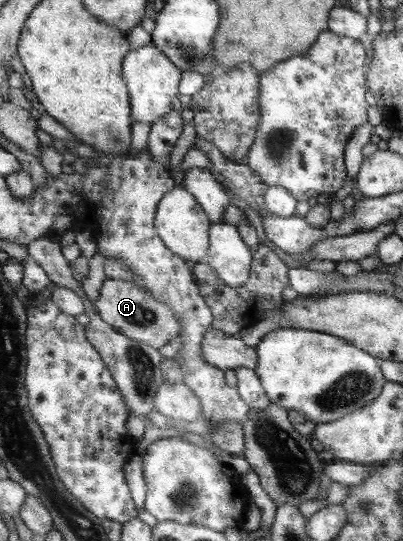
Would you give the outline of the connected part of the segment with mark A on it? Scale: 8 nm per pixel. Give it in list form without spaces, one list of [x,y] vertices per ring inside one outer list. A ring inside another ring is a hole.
[[[108,279],[102,287],[99,297],[100,300],[96,307],[102,319],[134,341],[162,349],[174,337],[180,336],[183,331],[180,318],[174,315],[174,311],[168,305],[156,301],[148,291],[136,283]]]

